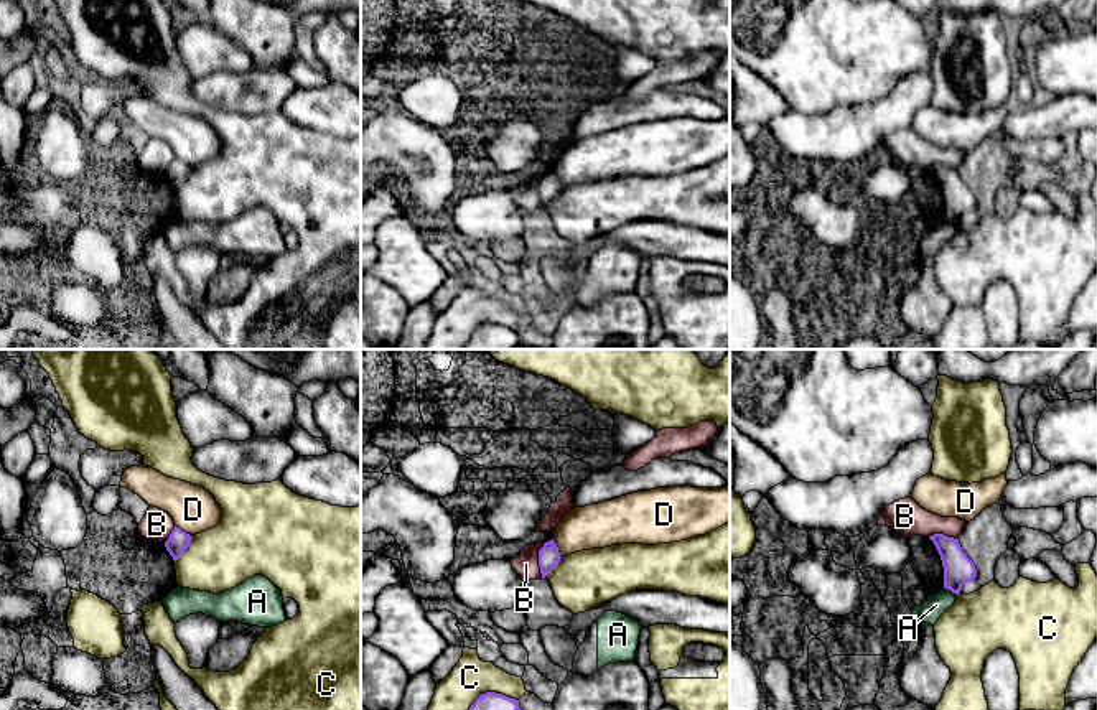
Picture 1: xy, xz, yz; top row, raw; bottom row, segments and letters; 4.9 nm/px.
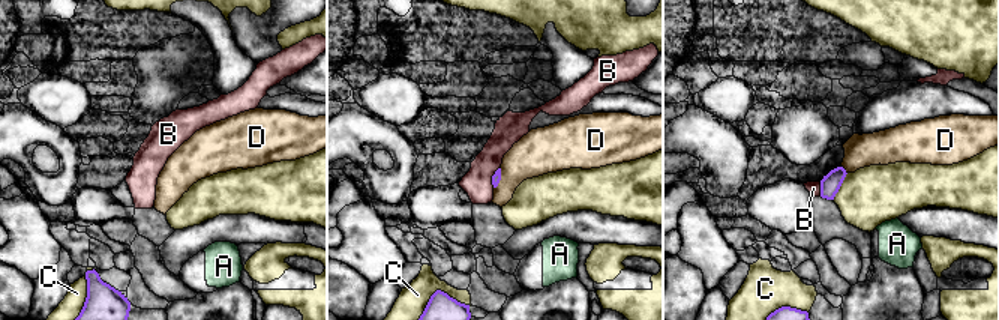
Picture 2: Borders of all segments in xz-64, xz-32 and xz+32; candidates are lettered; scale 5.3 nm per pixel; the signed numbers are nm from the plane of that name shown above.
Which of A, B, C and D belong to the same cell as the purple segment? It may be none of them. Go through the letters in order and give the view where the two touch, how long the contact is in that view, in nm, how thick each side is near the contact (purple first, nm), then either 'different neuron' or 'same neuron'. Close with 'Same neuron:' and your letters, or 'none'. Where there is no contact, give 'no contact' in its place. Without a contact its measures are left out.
A: yz | 80 nm | 150/110 nm | different neuron
B: xz | 180 nm | 110/120 nm | different neuron
C: xy | 160 nm | 110/300 nm | different neuron
D: xz | 110 nm | 110/220 nm | different neuron
Same neuron: none

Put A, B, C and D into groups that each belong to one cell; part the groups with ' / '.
A / B / C / D

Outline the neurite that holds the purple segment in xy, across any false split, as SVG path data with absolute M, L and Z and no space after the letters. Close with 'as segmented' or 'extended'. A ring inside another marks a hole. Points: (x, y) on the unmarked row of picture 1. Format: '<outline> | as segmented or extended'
M175 156L168 171L165 173L165 178L176 193L184 185L189 173L191 173L191 166Z | as segmented

